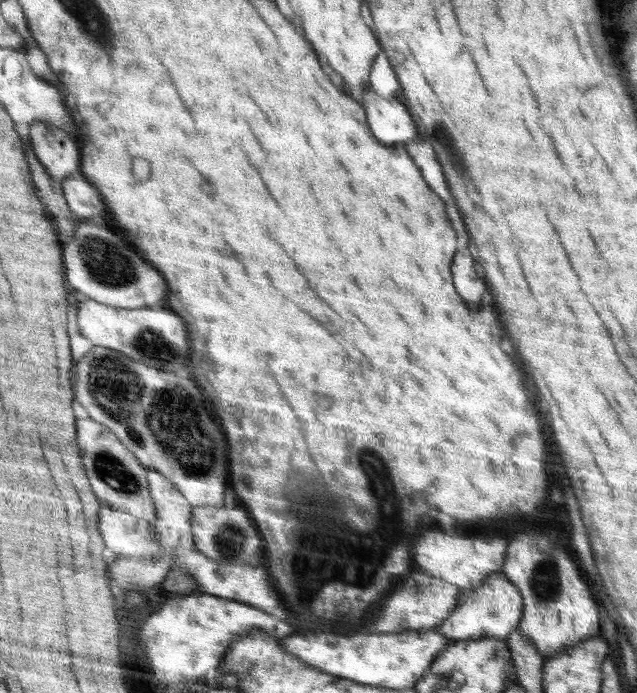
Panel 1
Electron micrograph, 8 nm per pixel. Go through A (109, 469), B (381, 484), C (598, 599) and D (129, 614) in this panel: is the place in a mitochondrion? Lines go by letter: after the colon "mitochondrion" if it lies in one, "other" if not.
A: mitochondrion
B: mitochondrion
C: other
D: other

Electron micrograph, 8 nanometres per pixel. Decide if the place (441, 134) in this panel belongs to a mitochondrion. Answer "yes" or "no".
yes

